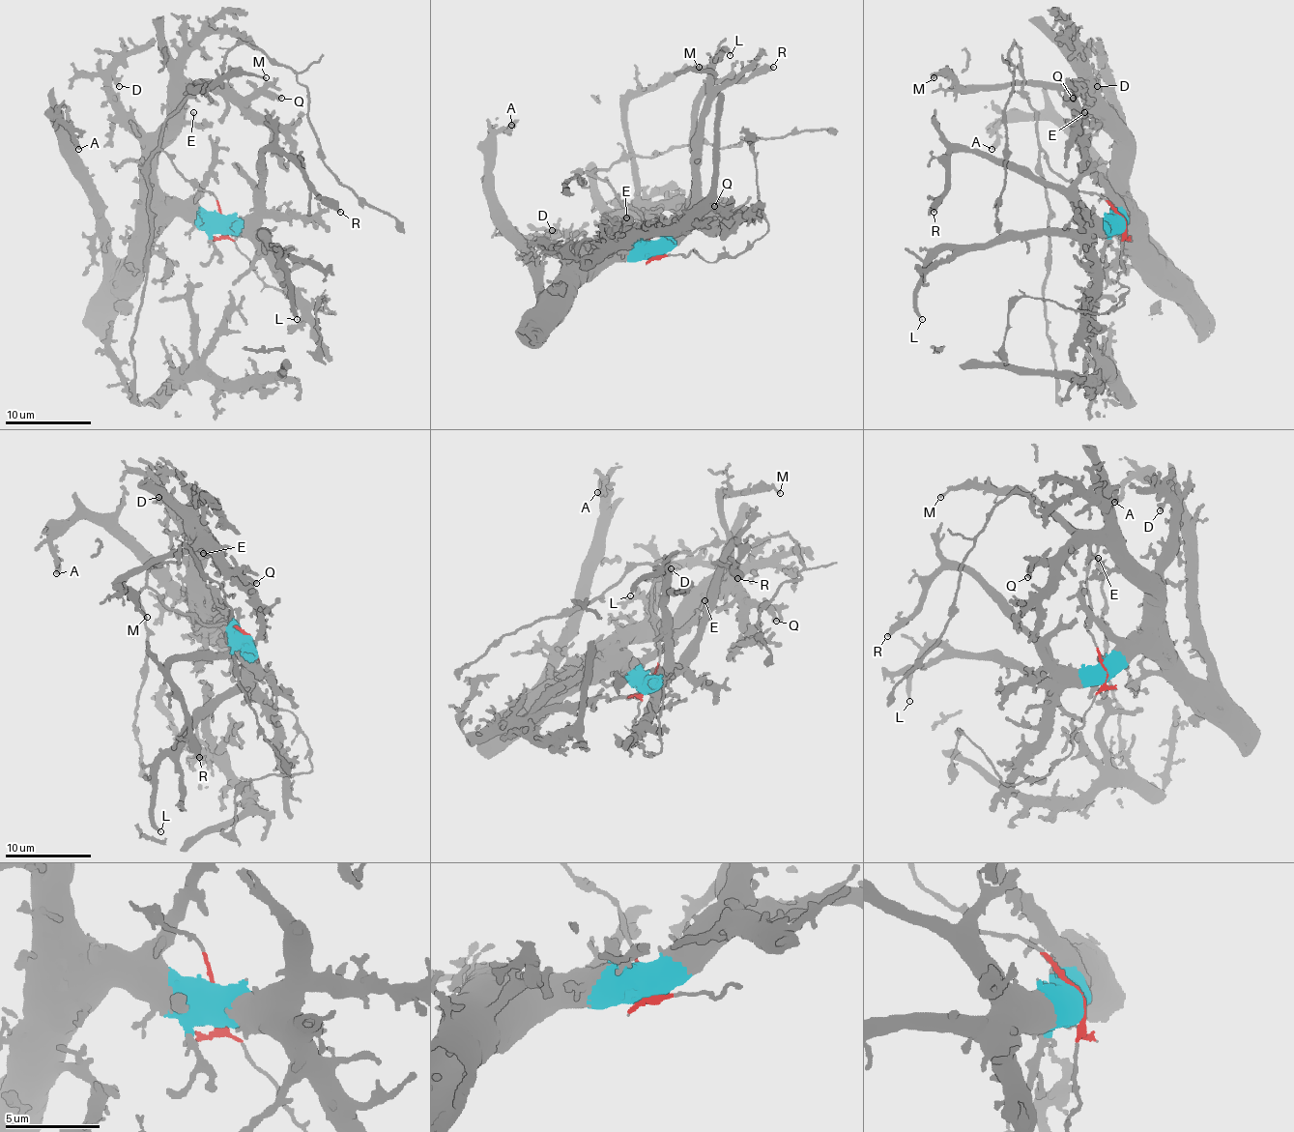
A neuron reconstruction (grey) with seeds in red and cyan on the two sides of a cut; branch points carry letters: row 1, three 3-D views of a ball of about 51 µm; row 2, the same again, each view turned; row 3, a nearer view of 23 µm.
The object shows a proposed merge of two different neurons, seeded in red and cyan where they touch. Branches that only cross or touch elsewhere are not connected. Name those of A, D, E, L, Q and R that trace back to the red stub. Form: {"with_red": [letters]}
{"with_red": []}

